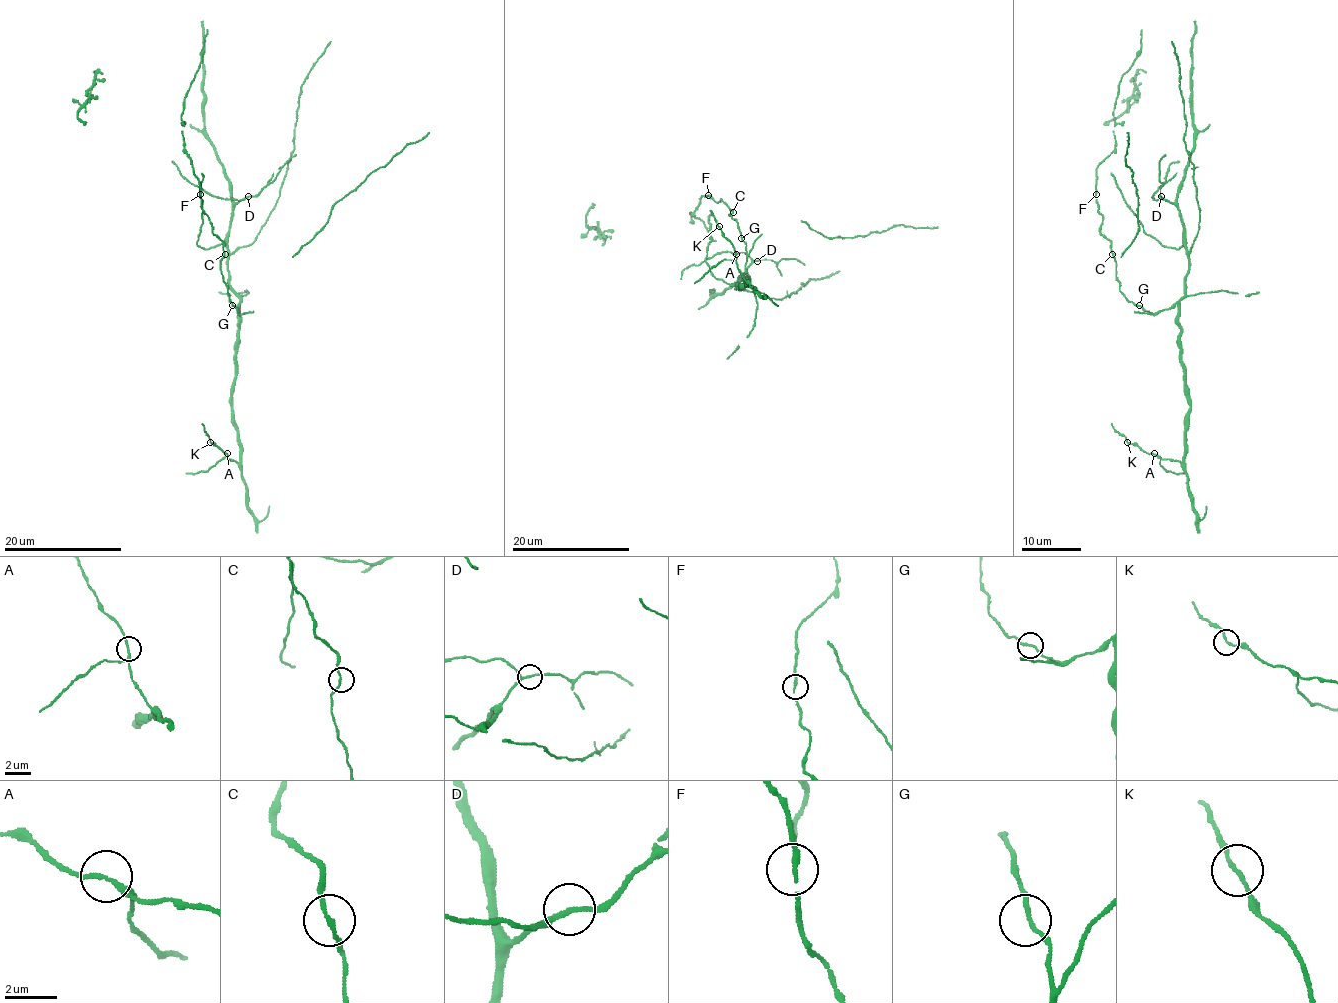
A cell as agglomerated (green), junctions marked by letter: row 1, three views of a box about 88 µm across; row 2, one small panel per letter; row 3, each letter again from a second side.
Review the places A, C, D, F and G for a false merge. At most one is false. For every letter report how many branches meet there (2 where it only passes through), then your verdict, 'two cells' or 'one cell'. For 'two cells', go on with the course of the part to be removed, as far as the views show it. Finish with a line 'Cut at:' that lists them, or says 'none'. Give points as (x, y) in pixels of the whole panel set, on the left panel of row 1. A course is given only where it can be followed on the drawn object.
A: branches 3; one cell
C: branches 2; one cell
D: branches 3; one cell
F: branches 2; one cell
G: branches 2; one cell
Cut at: none

